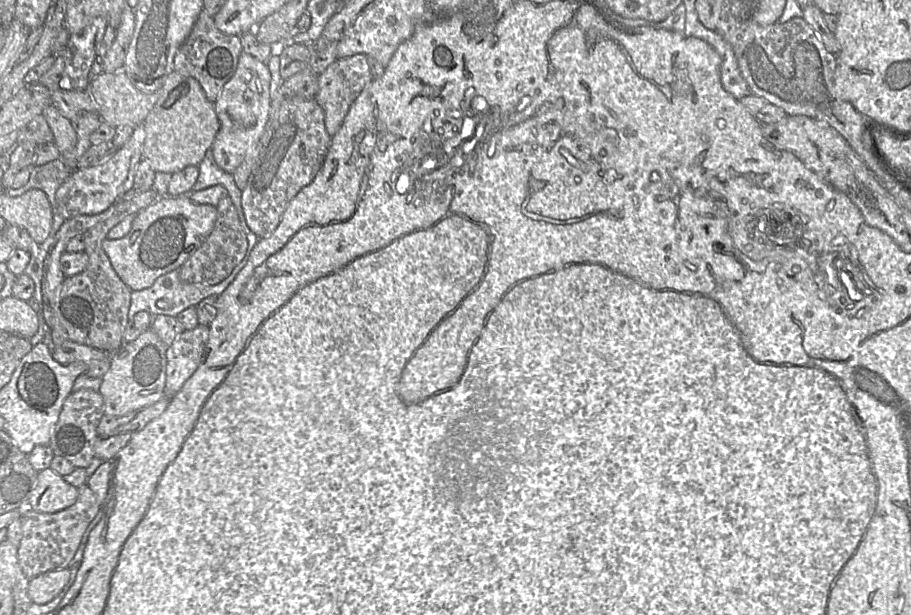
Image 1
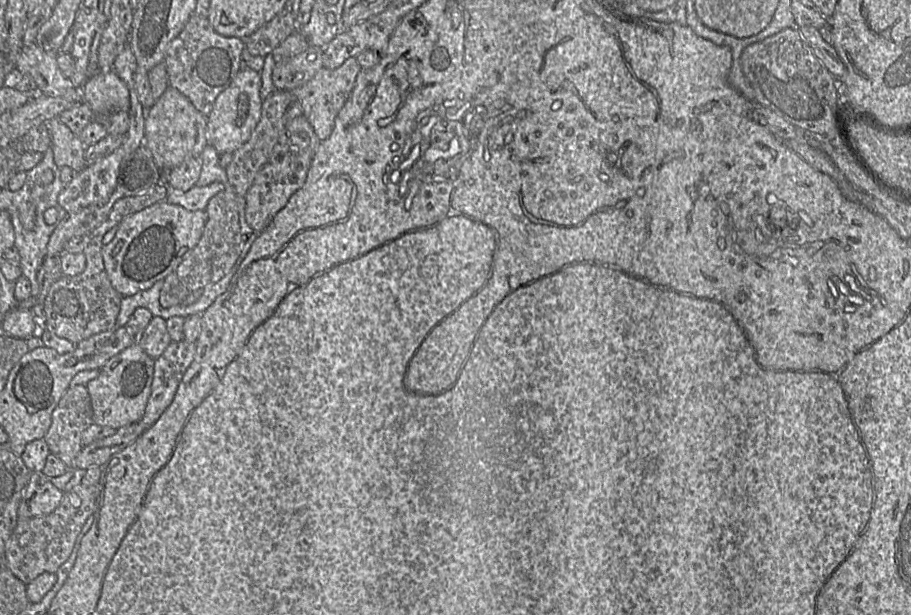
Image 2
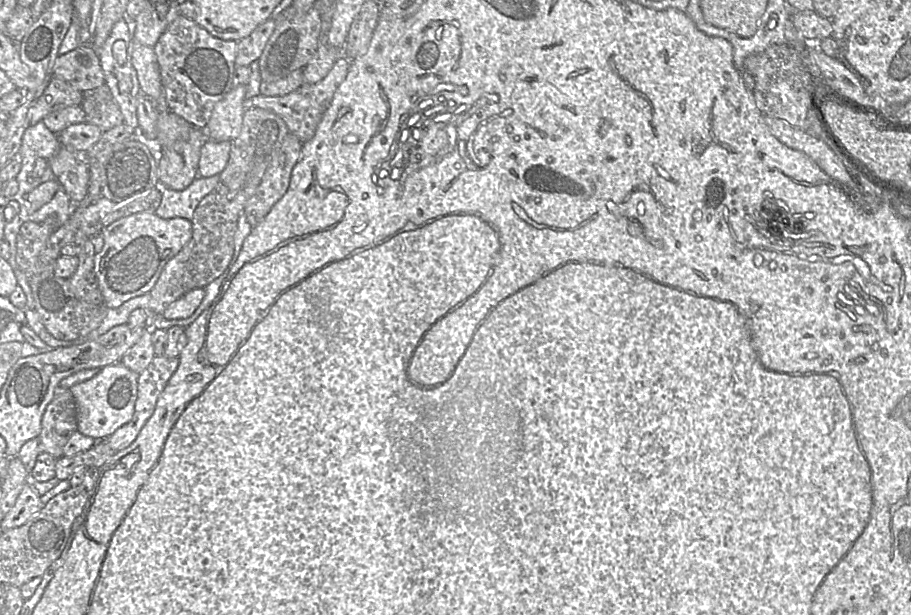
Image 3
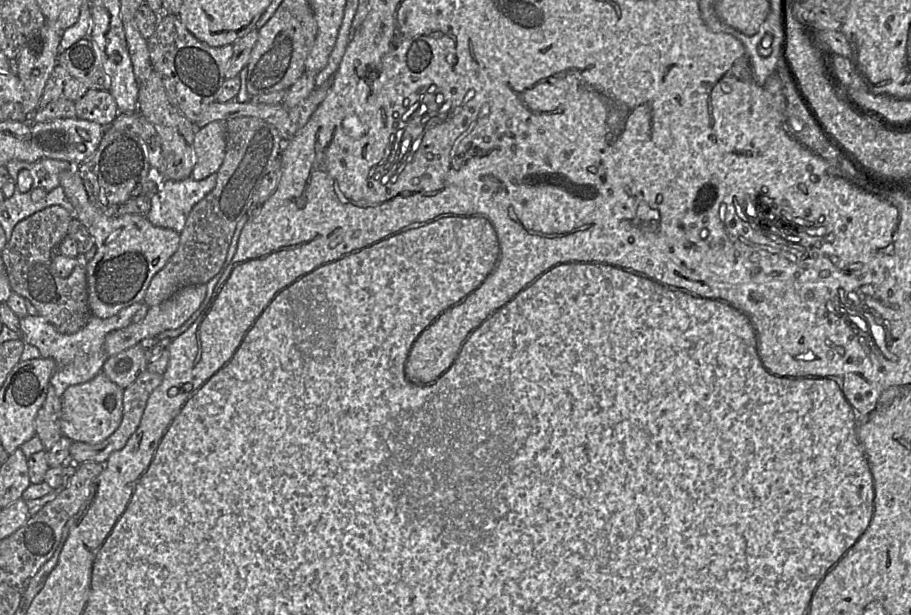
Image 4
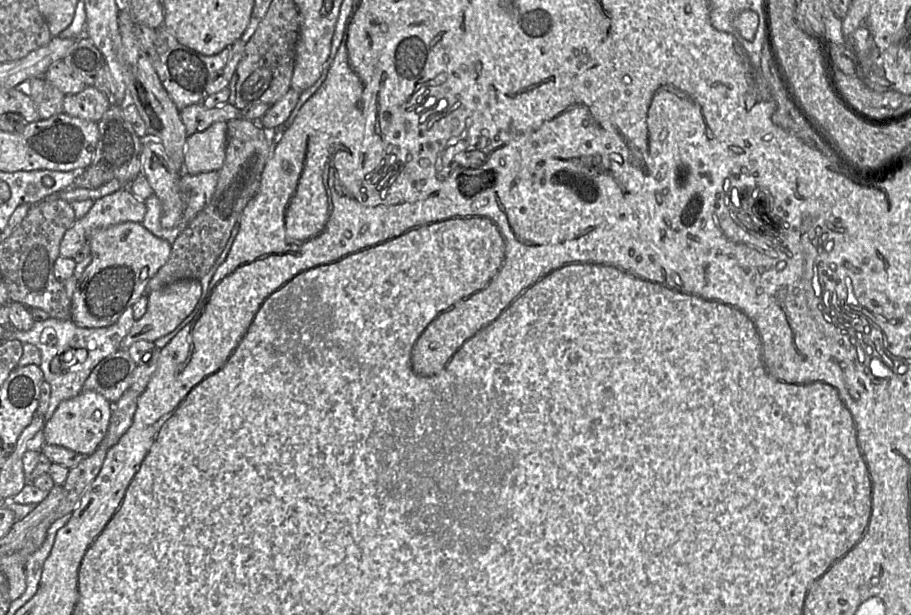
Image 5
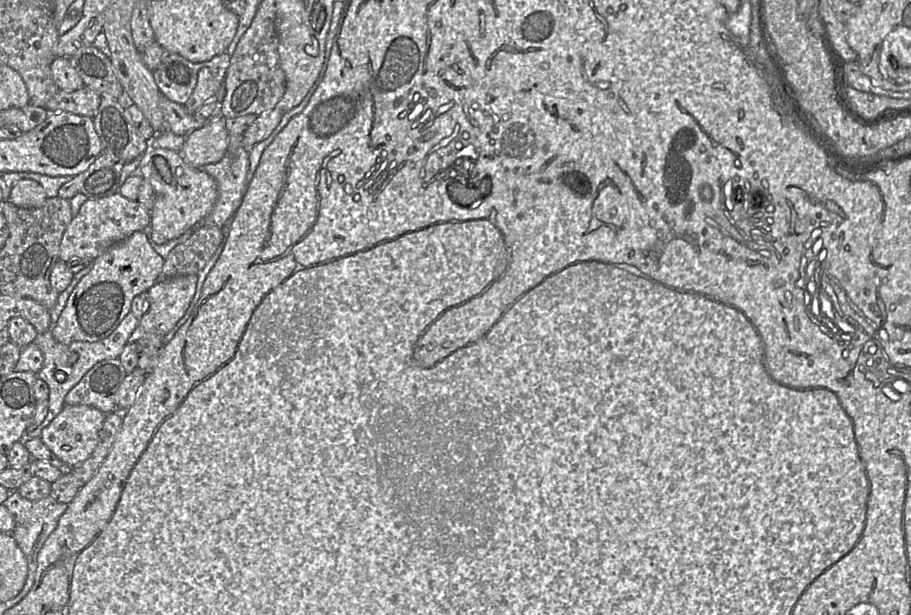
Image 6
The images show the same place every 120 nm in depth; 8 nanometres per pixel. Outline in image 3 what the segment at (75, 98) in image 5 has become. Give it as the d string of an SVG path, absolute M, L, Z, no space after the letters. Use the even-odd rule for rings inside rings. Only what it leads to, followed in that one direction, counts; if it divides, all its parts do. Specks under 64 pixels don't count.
M106 84L83 94L81 107L85 112L85 123L96 125L102 132L124 123L123 115Z

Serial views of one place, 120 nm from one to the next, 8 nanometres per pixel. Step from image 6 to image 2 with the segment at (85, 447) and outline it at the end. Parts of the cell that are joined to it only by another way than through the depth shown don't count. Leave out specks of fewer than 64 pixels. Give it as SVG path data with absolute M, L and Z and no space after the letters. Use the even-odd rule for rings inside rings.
M138 343L112 357L101 369L99 376L86 384L93 409L93 423L116 430L139 422L151 394L155 360Z

